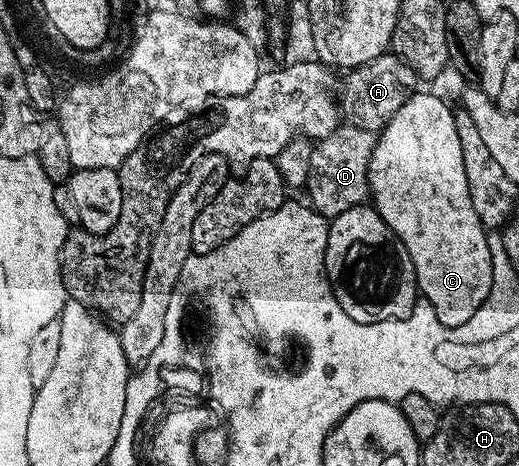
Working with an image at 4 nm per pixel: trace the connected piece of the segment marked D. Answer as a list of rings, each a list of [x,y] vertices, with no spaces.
[[[343,122],[334,133],[317,140],[311,149],[311,160],[304,186],[310,194],[309,206],[332,220],[347,209],[361,207],[369,200],[370,161],[377,143],[377,134]]]

